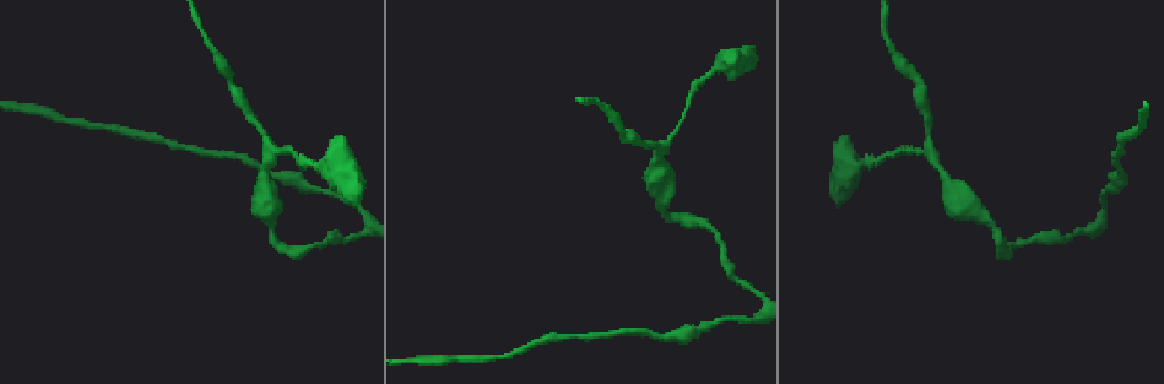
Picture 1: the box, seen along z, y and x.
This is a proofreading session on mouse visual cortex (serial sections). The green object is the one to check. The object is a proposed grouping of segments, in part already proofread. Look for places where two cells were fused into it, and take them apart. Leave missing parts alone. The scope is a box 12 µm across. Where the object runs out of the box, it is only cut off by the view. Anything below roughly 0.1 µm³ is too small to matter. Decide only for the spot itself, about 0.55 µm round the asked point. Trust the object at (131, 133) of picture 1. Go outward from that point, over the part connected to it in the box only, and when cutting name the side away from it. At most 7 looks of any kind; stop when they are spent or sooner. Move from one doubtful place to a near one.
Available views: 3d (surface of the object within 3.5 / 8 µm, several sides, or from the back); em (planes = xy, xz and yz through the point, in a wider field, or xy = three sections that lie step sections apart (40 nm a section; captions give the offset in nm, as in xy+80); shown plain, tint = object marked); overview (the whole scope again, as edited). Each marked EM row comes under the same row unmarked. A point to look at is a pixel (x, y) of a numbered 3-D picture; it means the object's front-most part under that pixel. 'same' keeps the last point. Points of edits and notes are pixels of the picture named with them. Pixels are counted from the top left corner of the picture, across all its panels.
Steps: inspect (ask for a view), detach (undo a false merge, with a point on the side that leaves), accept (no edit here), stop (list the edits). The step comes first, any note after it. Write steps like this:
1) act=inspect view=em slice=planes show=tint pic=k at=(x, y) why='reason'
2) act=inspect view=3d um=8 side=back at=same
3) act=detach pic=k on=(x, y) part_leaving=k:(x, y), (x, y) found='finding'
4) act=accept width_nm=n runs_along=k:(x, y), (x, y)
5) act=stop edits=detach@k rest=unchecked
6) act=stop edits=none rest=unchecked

act=inspect view=3d um=8 pic=1 at=(703, 329) why='sudden change in width'

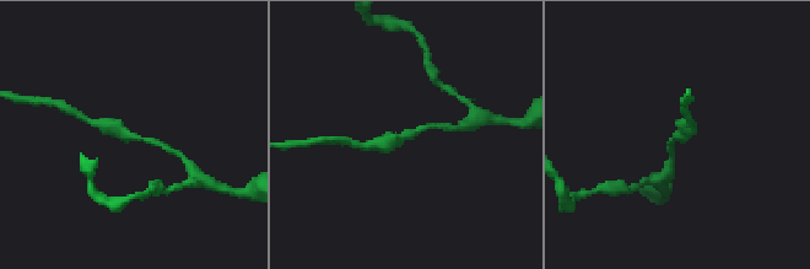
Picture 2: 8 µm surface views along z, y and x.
act=inspect view=3d um=3.5 pic=2 at=(134, 135) why='closer look'

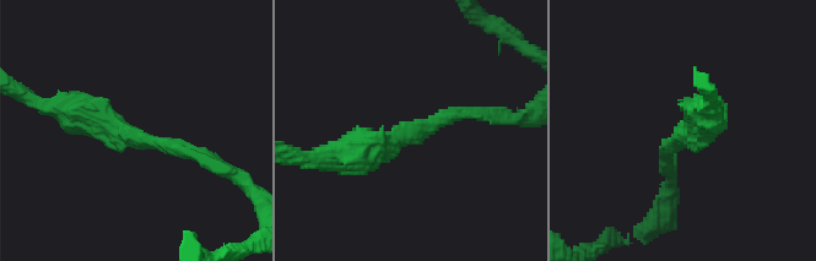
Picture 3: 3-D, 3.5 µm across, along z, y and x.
act=inspect view=em slice=xy step=5 show=tint pic=3 at=(408, 134)

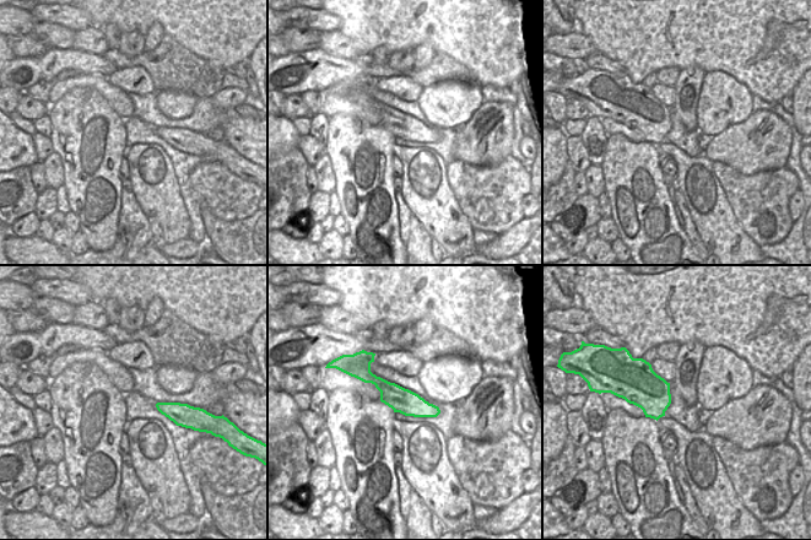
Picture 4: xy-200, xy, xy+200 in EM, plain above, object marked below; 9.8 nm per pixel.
act=accept arm_widths_nm=200,400 runs_along=3:(64, 107), (204, 159) found='continuous, no second cell'

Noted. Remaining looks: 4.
act=inspect view=3d um=3.5 pic=1 at=(930, 149) why='a fork'

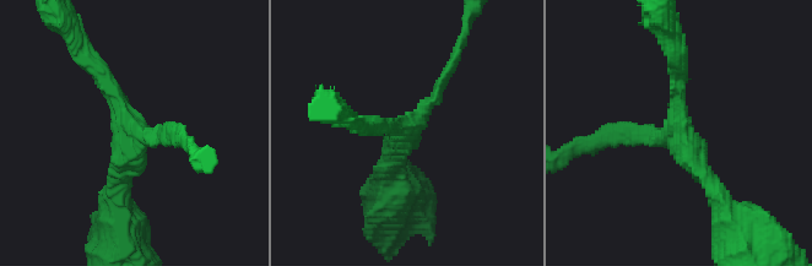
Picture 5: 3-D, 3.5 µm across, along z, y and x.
act=inspect view=em slice=xy step=3 show=tint pic=5 at=(404, 129) arms=3 arm_widths_nm=200,200,250

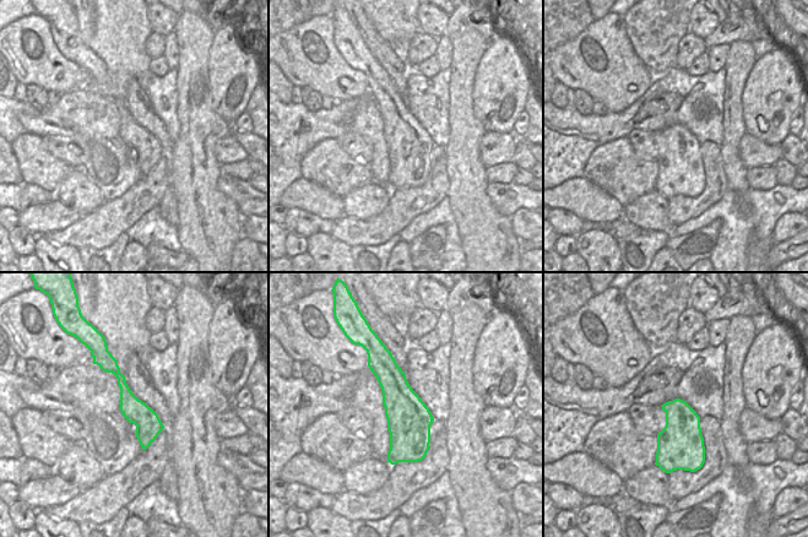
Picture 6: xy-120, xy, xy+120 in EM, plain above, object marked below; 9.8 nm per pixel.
act=accept width_nm=440 runs_along=6:(109, 363), (145, 419), (145, 444) found='one cell here'

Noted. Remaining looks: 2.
act=inspect view=3d um=3.5 side=back pic=1 at=(717, 66) why='calibre changes'

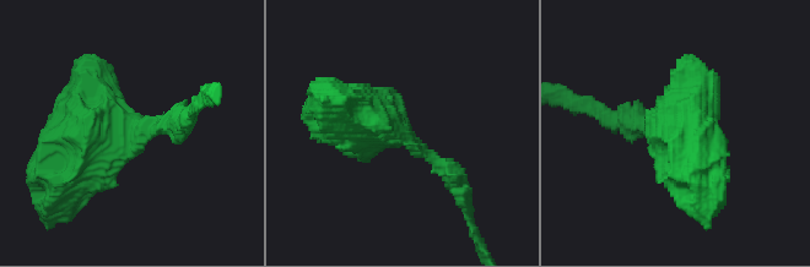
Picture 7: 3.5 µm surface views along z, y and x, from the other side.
act=inspect view=em slice=planes show=tint pic=7 at=(399, 133)

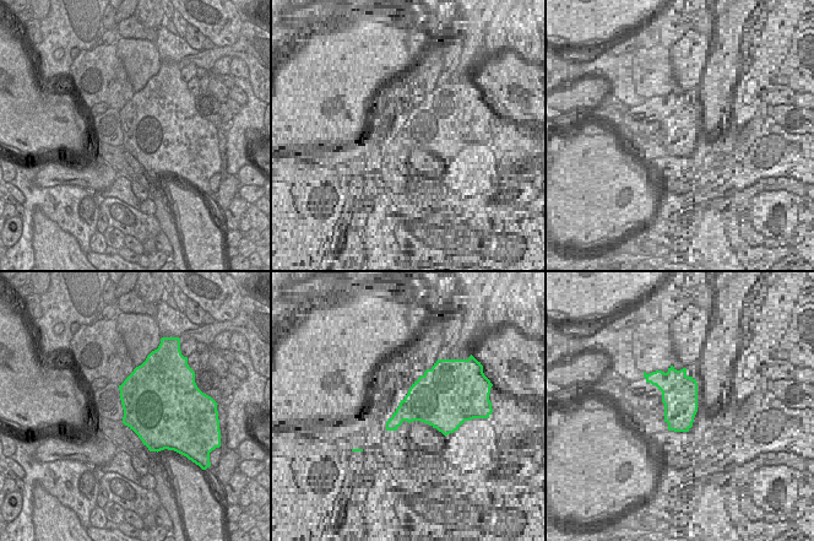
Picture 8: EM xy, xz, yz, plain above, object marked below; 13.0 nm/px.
act=accept runs_along=7:(172, 125), (100, 129), (59, 194) found='one cell here'

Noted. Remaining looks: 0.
act=stop edits=none rest=unchecked

